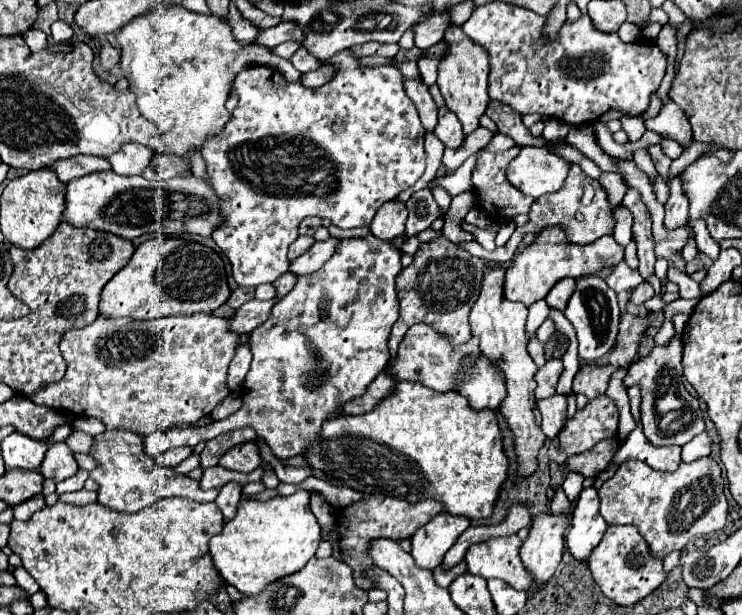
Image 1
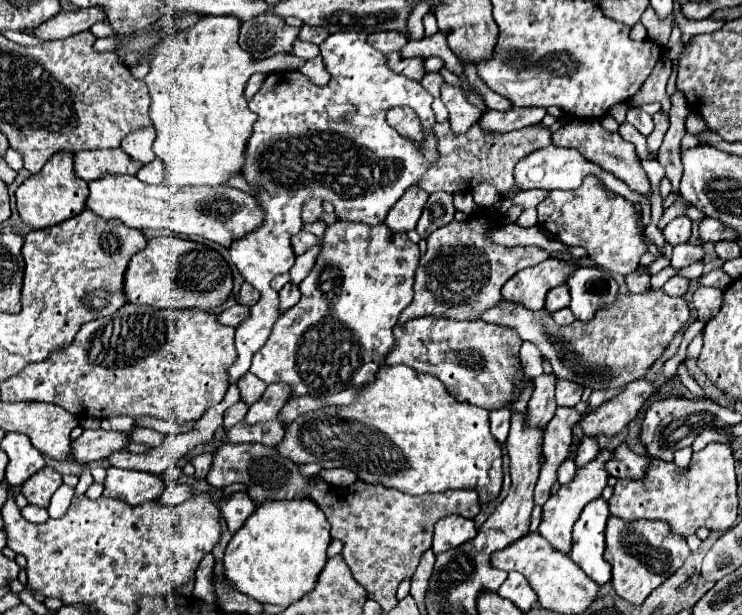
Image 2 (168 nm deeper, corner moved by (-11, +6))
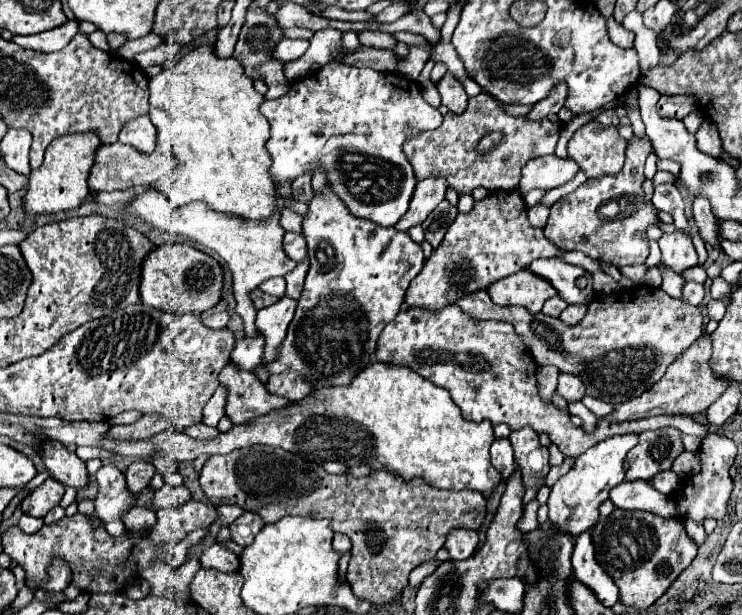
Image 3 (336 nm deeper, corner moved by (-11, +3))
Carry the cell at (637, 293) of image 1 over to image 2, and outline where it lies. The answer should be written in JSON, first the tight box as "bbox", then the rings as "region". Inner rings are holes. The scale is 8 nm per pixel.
{"bbox":[662,276,690,296],"region":[[[680,276],[670,278],[670,280],[662,286],[662,290],[664,290],[668,296],[684,296],[684,294],[688,292],[688,288],[690,288],[690,282],[688,282],[686,278],[680,278]]]}

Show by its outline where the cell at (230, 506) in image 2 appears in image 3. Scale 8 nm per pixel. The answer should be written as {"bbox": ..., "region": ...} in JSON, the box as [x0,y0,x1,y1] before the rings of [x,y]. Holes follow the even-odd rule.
{"bbox":[230,513,264,547],"region":[[[244,513],[242,517],[238,517],[232,525],[230,525],[230,531],[232,531],[232,541],[236,541],[238,545],[242,547],[248,547],[254,537],[260,533],[260,529],[264,527],[264,521],[254,515],[254,513]]]}

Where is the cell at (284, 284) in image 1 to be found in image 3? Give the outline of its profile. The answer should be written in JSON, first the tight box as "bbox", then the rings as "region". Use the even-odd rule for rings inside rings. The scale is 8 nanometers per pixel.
{"bbox":[256,295,296,385],"region":[[[286,295],[266,307],[266,309],[260,309],[258,311],[258,317],[256,317],[256,327],[258,331],[262,333],[264,337],[264,361],[260,367],[256,367],[256,377],[266,385],[268,381],[268,371],[264,371],[264,367],[268,363],[272,363],[272,359],[276,359],[276,355],[280,353],[280,343],[284,341],[284,335],[288,331],[288,325],[294,317],[294,309],[296,309],[296,301],[294,299],[288,299]]]}

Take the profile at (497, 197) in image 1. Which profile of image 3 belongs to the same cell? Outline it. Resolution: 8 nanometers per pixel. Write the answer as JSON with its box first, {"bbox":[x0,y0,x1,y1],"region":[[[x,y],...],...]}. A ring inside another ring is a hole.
{"bbox":[404,91,562,193],"region":[[[484,91],[468,99],[468,107],[462,115],[448,111],[438,129],[408,139],[404,151],[420,181],[428,177],[444,177],[458,193],[472,193],[476,187],[484,187],[488,191],[512,191],[518,187],[520,171],[528,159],[554,153],[560,129],[562,123],[552,123],[548,119],[532,121],[524,115],[512,117],[504,111],[502,103]],[[492,133],[496,135],[496,141],[488,143]],[[484,139],[486,143],[482,145],[480,141]]]}

